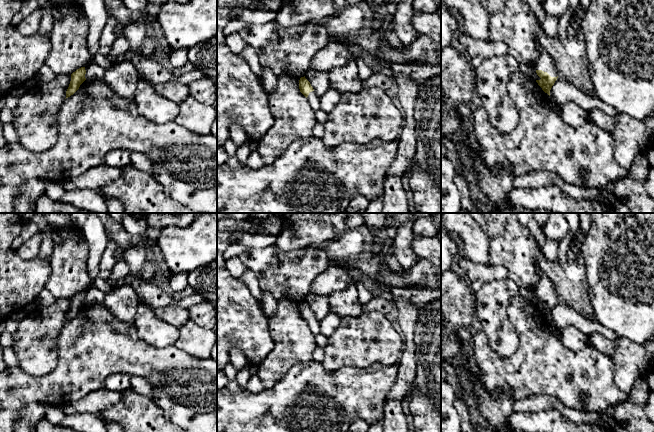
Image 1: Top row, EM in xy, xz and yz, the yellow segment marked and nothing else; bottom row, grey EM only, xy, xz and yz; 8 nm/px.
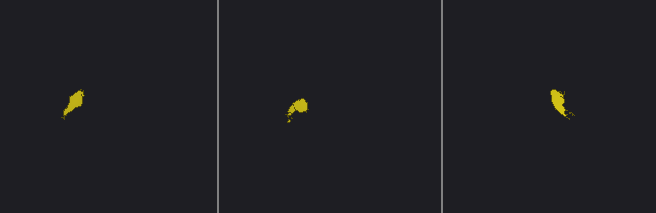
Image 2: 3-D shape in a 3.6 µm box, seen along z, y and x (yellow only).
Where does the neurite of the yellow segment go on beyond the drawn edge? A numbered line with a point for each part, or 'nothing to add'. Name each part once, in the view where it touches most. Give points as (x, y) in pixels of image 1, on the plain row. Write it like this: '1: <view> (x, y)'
1: yz (545, 287)

